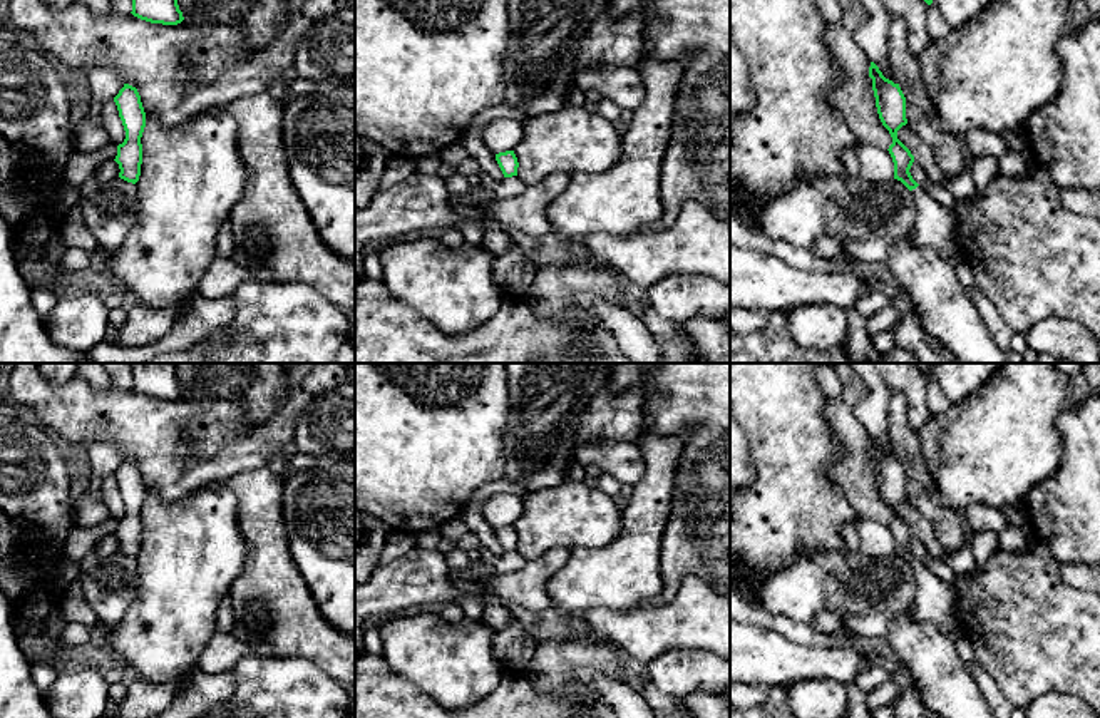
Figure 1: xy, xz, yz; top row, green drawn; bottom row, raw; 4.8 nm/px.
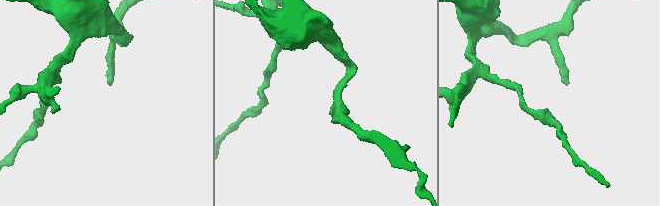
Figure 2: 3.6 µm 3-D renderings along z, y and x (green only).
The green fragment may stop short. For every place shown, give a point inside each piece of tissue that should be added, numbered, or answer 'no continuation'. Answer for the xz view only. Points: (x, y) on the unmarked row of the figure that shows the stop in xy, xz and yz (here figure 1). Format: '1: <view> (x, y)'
no continuation

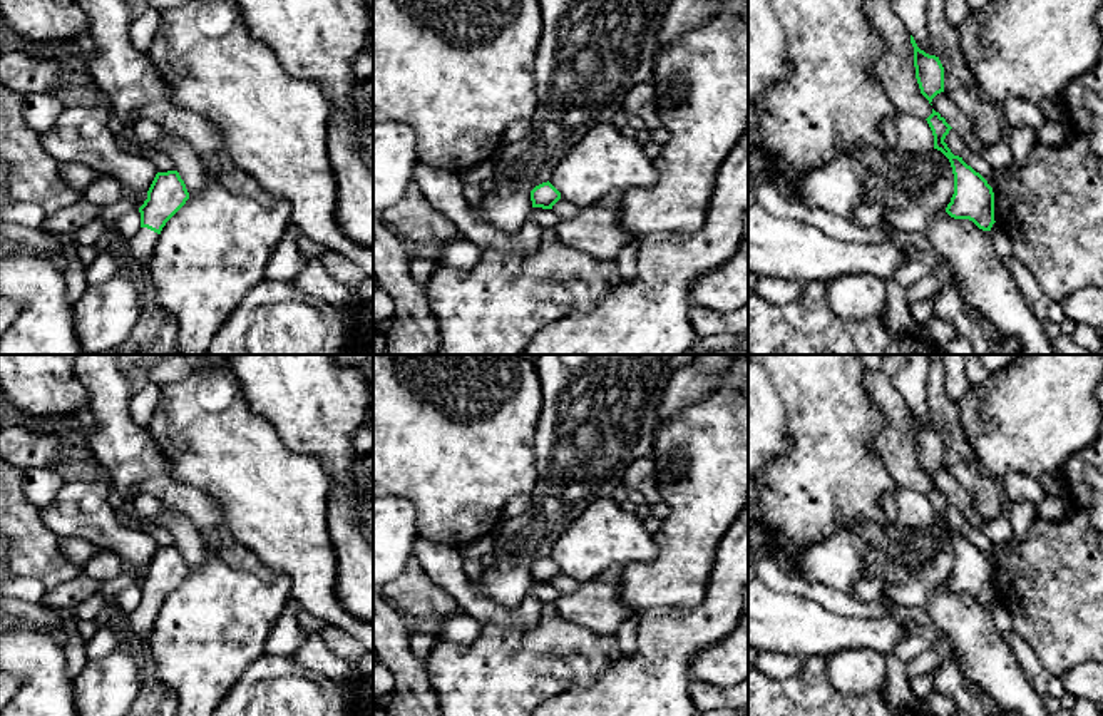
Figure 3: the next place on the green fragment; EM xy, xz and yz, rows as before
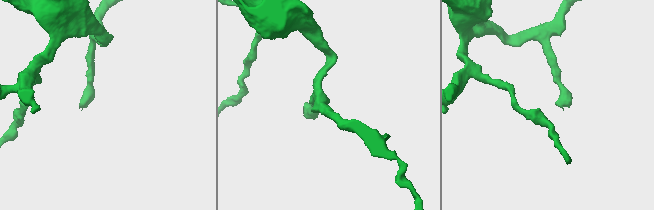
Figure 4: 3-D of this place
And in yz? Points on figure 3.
no continuation

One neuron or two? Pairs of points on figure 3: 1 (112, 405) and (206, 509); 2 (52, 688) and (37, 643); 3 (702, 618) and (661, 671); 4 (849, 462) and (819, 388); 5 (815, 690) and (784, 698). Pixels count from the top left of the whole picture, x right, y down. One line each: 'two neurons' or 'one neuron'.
1: one neuron
2: one neuron
3: one neuron
4: one neuron
5: one neuron

